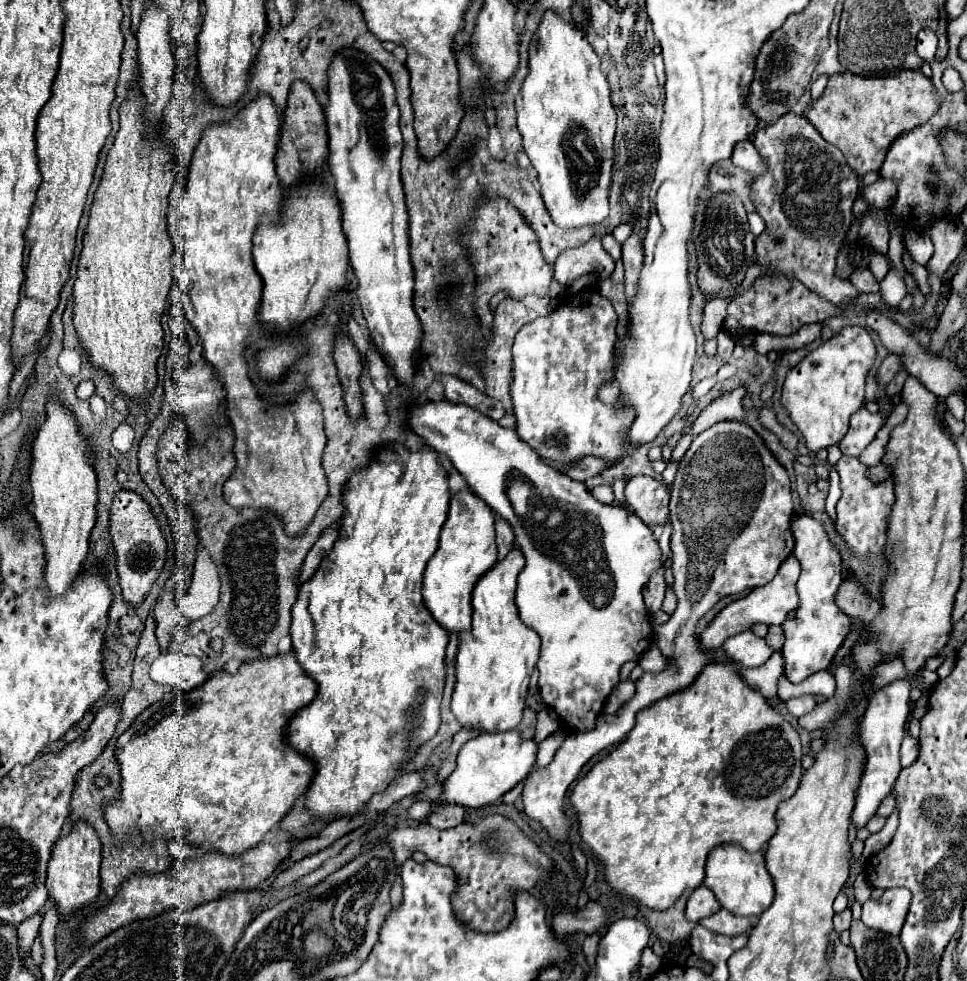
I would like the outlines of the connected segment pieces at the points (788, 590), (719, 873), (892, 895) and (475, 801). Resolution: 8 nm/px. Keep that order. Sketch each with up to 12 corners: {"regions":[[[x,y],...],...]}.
{"regions":[[[791,554],[777,576],[725,606],[699,634],[723,642],[757,622],[781,624],[799,604],[799,562]],[[735,844],[707,858],[705,882],[735,916],[773,902],[763,852]],[[907,888],[885,890],[863,904],[869,928],[899,934],[909,904]],[[479,734],[433,806],[481,808],[531,772],[537,744]]]}

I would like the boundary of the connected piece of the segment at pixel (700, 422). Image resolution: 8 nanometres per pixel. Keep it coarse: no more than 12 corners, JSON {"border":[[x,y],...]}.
{"border":[[745,389],[716,398],[694,422],[693,436],[721,420],[742,421]]}

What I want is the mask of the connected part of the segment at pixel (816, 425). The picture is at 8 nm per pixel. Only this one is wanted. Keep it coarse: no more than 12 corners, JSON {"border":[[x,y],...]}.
{"border":[[845,326],[785,378],[781,404],[812,452],[839,444],[877,358]]}

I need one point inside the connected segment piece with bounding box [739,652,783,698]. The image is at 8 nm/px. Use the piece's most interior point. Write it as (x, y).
(765, 678)

